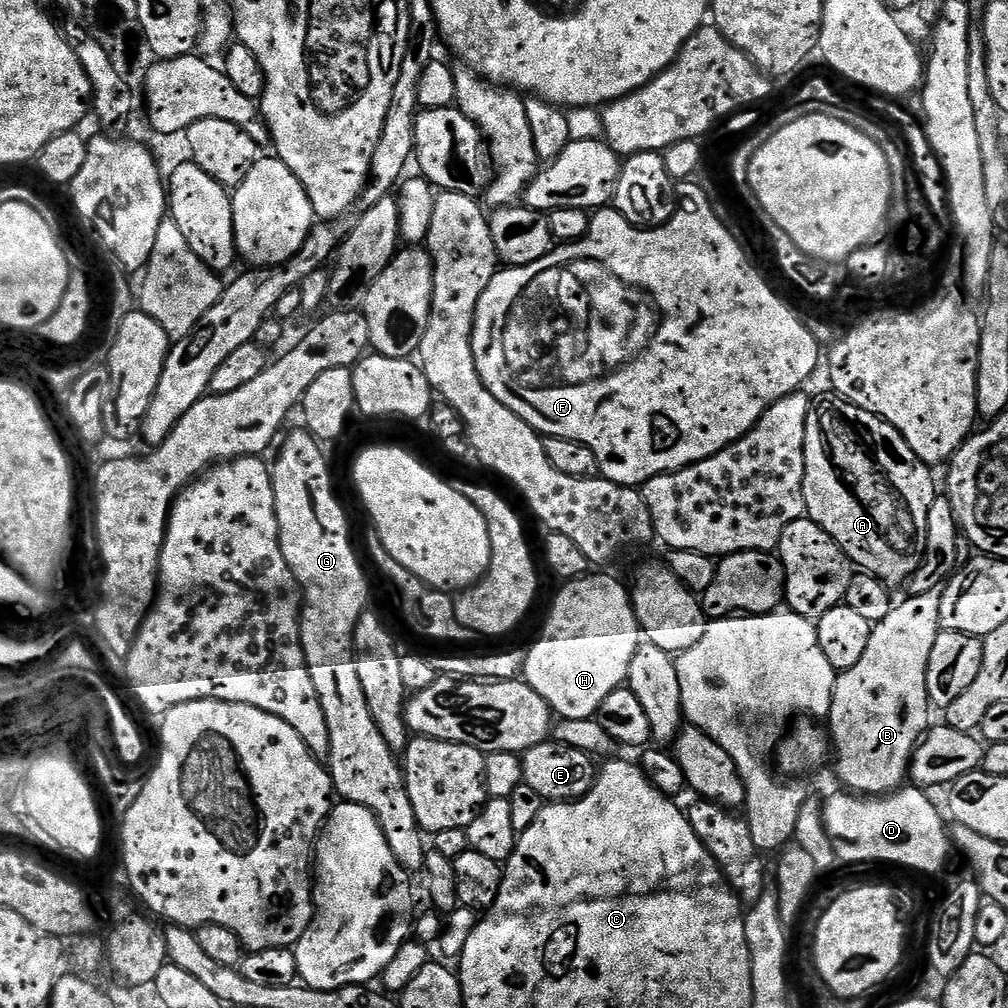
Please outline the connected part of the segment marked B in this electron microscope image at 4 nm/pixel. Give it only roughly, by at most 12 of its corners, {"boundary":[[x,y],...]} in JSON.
{"boundary":[[940,592],[897,603],[826,719],[845,789],[887,796],[929,727]]}

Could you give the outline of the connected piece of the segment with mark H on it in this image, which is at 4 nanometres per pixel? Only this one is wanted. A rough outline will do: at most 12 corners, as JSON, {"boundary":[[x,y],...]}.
{"boundary":[[612,576],[565,583],[522,676],[593,718],[642,643]]}

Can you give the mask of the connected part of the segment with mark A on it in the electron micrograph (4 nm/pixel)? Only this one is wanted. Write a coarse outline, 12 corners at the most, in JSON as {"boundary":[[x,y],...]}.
{"boundary":[[815,401],[804,511],[857,569],[907,585],[933,469],[882,418]]}

